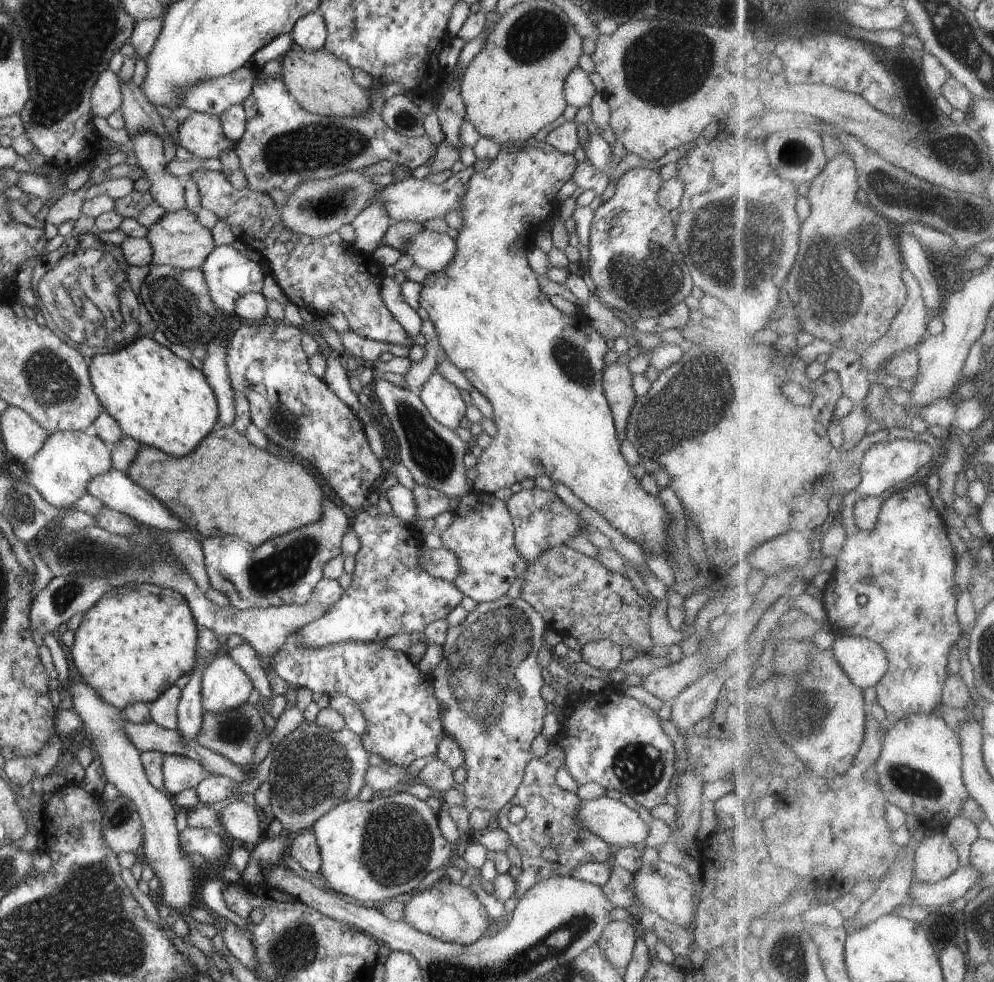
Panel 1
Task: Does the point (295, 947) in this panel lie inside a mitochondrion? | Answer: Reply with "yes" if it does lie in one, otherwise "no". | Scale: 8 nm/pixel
yes

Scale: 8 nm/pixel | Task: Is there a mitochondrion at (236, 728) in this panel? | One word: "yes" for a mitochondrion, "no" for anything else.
yes

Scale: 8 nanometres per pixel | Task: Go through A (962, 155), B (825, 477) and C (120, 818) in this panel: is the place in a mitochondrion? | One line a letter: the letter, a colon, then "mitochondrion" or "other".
A: mitochondrion
B: mitochondrion
C: mitochondrion

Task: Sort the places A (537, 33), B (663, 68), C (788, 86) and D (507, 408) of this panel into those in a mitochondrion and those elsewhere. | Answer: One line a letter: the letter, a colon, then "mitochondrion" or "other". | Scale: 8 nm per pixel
A: mitochondrion
B: mitochondrion
C: other
D: other

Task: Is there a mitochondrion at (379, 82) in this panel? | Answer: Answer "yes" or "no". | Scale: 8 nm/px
no

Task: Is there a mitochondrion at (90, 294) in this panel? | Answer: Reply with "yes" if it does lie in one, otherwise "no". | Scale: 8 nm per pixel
yes

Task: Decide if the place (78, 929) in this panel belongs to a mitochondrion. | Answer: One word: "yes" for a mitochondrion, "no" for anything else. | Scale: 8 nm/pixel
yes

